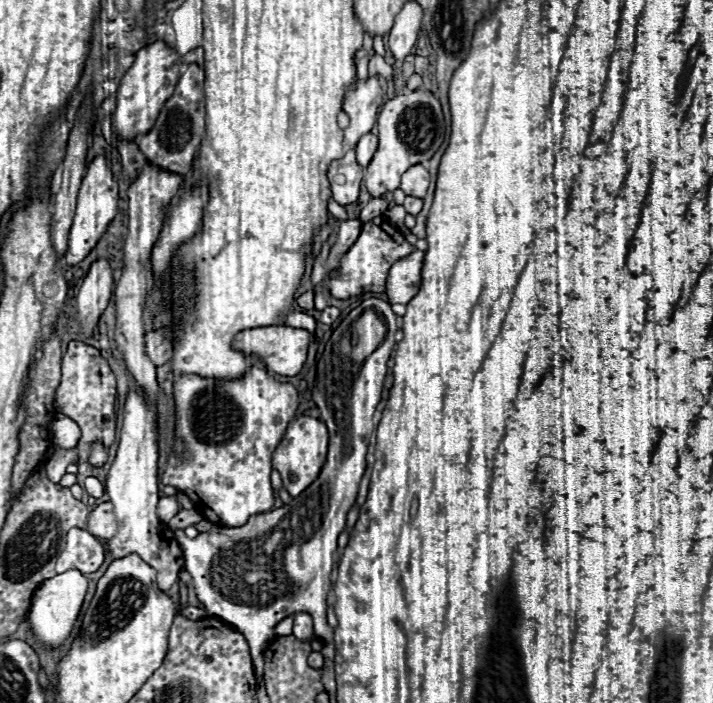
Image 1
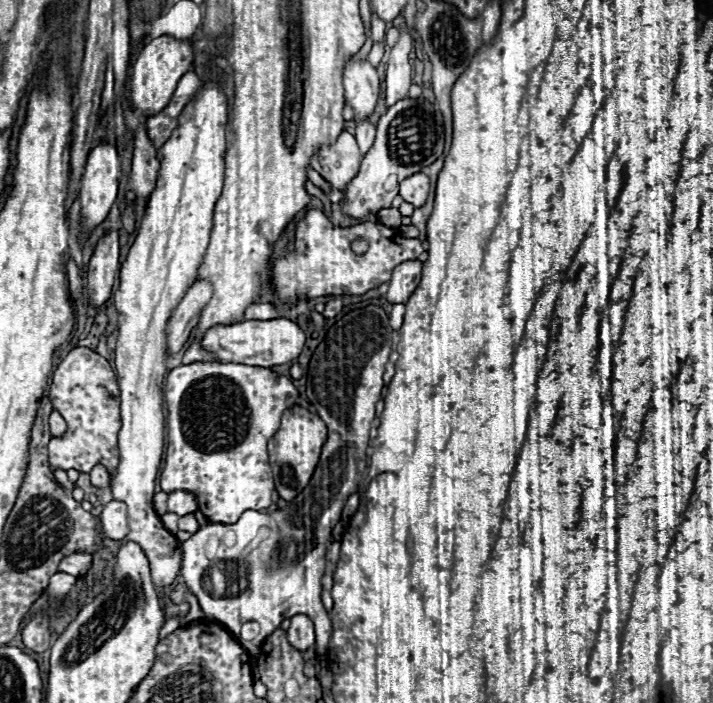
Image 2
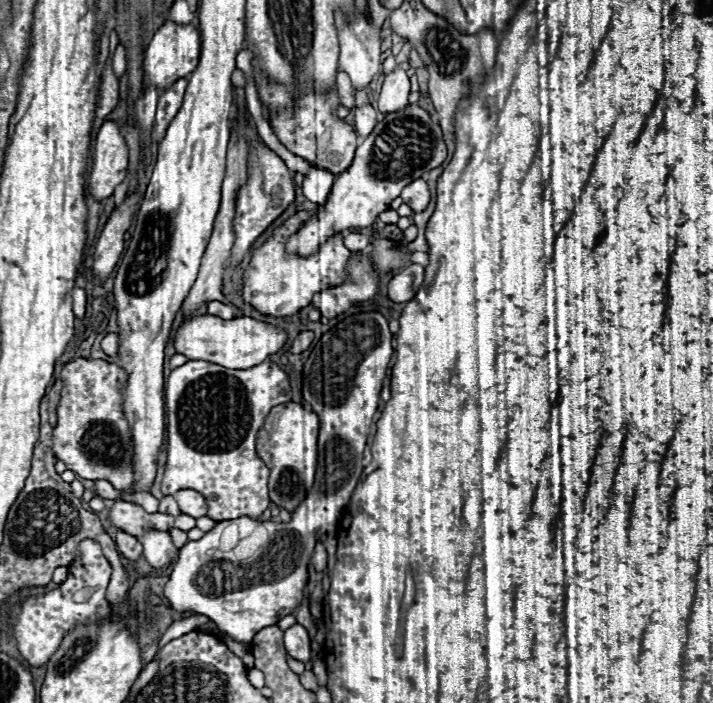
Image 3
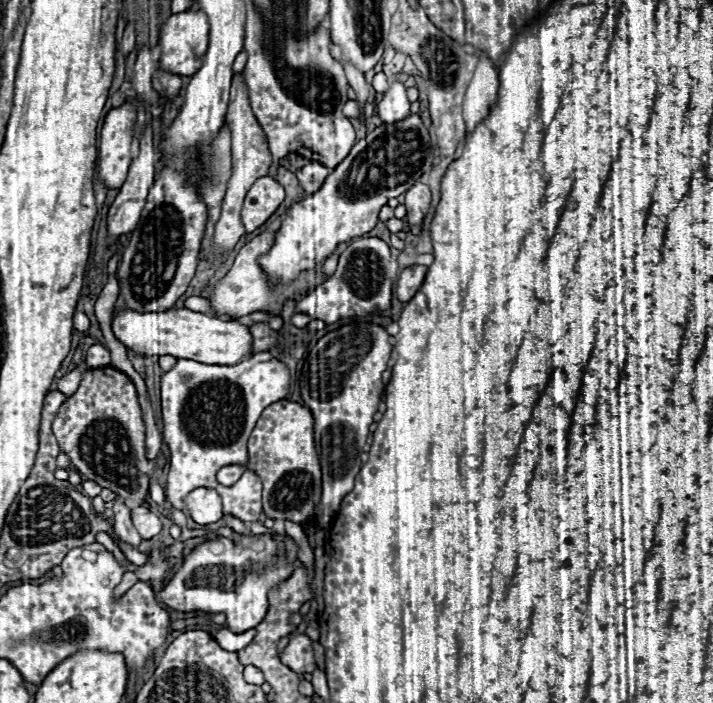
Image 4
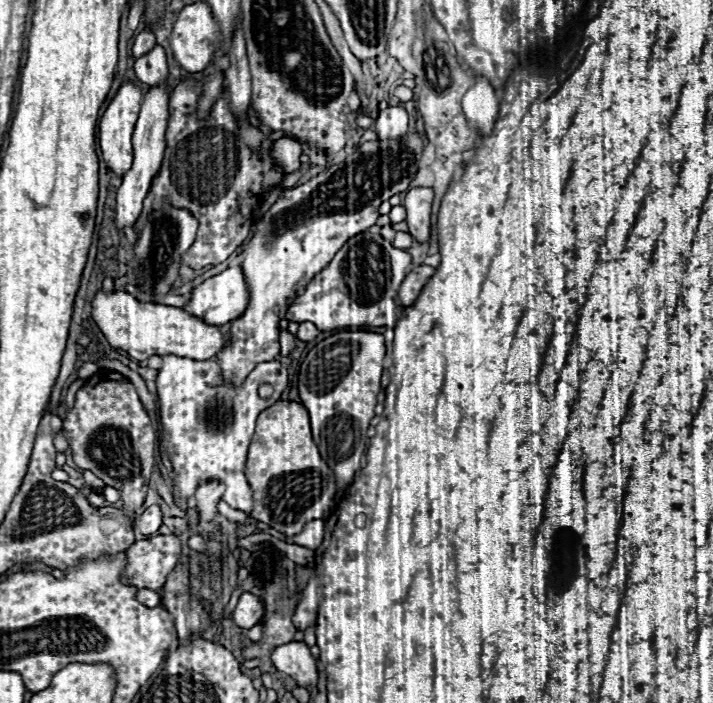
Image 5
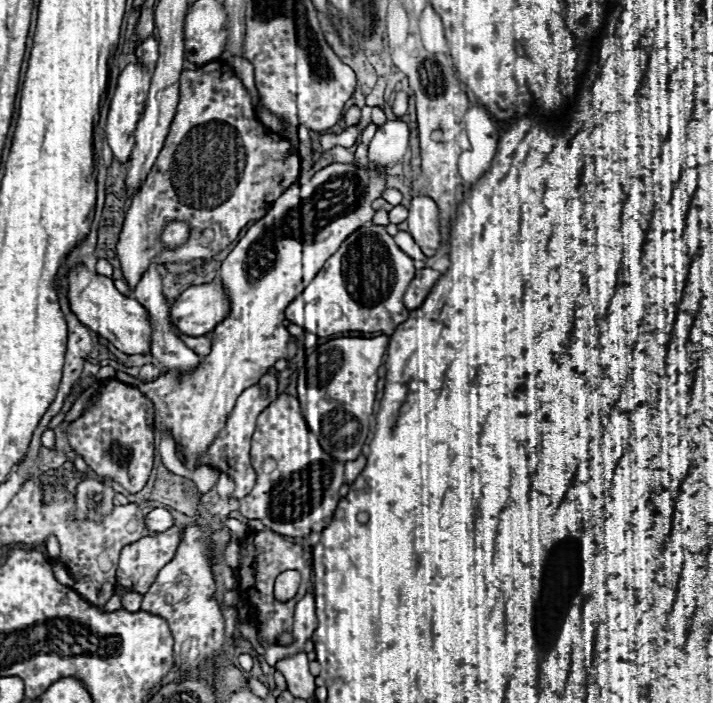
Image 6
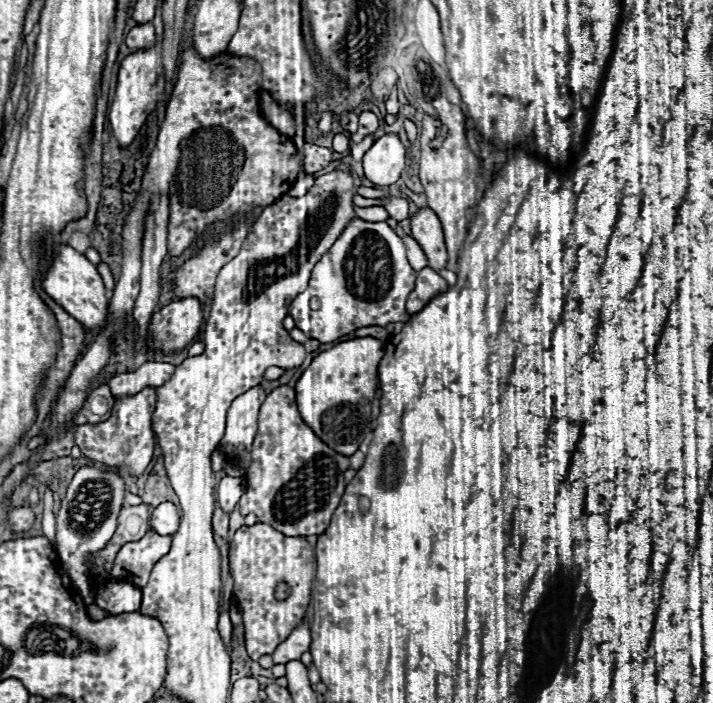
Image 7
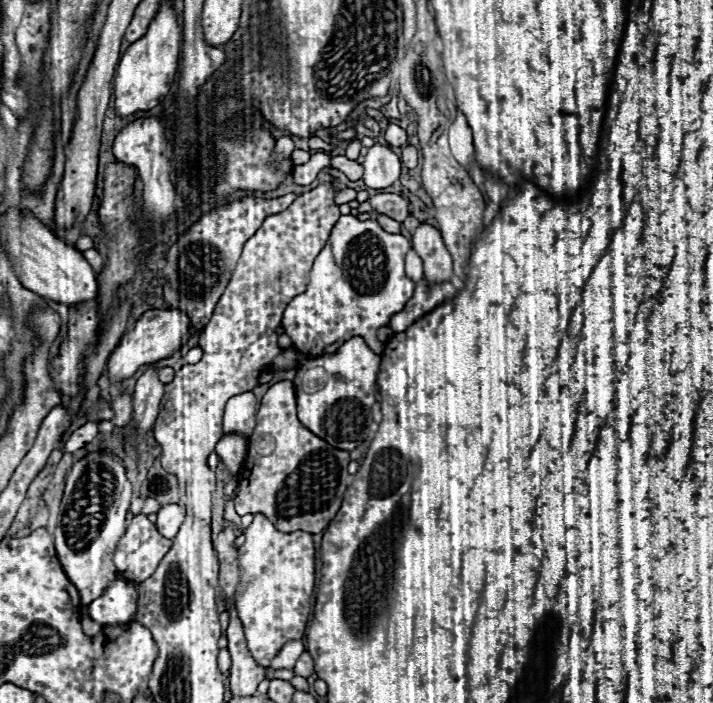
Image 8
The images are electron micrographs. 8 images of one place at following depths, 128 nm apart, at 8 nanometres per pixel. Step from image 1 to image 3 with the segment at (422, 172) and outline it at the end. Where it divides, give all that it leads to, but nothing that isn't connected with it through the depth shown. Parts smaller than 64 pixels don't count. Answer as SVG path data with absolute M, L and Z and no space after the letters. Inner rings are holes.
M418 178L414 182L410 182L408 186L404 186L402 190L402 200L414 210L414 212L422 212L428 202L430 202L430 192L428 192L428 184Z

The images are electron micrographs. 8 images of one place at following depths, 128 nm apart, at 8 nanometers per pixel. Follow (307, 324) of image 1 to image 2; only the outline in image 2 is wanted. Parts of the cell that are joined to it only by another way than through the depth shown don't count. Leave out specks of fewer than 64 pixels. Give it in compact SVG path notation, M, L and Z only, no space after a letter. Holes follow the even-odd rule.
M270 302L254 304L244 314L244 318L248 318L248 320L274 320L278 316L280 316L280 310L274 304L270 304Z

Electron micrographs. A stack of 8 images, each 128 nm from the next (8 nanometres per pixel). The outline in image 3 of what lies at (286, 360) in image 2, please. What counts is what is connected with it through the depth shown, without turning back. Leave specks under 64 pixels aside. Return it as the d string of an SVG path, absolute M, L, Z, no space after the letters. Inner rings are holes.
M206 314L206 316L192 316L184 320L184 324L180 326L174 338L174 348L178 354L188 356L190 360L208 360L224 368L238 370L238 368L252 368L262 364L266 358L270 358L280 348L284 348L286 342L288 342L286 330L272 326L268 322L260 322L248 316L222 320Z

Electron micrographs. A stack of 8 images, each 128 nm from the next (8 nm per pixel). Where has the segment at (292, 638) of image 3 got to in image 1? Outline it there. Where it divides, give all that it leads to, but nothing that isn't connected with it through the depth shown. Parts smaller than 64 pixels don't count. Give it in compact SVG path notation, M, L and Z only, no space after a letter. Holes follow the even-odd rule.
M298 612L294 614L294 636L298 640L310 640L314 636L312 630L312 616L306 612Z

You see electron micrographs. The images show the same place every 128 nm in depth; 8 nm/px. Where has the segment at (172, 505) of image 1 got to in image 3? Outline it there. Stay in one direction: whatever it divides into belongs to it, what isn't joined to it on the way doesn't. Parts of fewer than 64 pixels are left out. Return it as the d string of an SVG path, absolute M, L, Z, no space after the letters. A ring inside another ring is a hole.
M178 490L174 494L174 500L178 502L180 512L192 516L192 518L200 518L206 516L206 502L202 494L196 494L196 490Z

